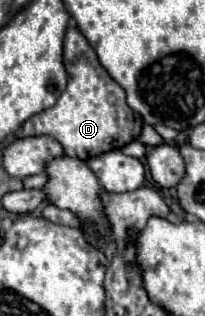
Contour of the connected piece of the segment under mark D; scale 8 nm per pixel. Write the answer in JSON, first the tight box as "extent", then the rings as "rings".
{"extent":[22,27,142,161],"rings":[[[68,27],[64,39],[64,65],[68,73],[68,87],[54,107],[36,113],[22,125],[22,135],[52,135],[68,157],[88,161],[96,155],[120,149],[138,139],[142,131],[142,117],[128,107],[124,89],[100,65],[92,45],[78,31]]]}

